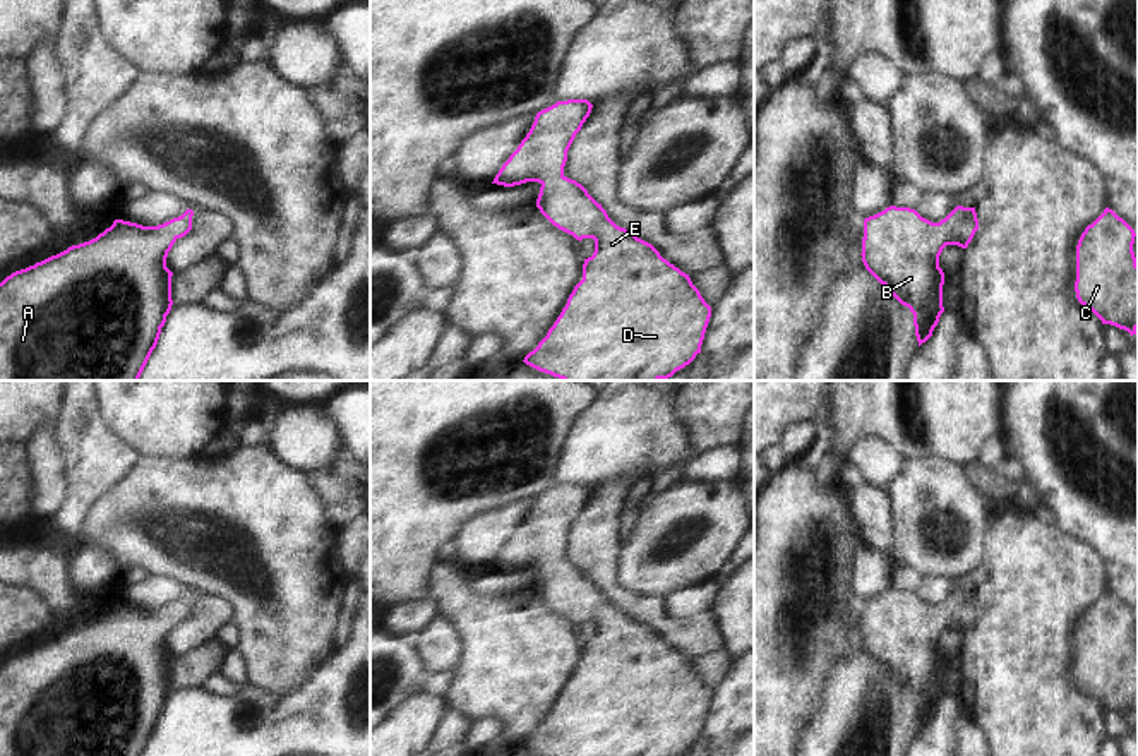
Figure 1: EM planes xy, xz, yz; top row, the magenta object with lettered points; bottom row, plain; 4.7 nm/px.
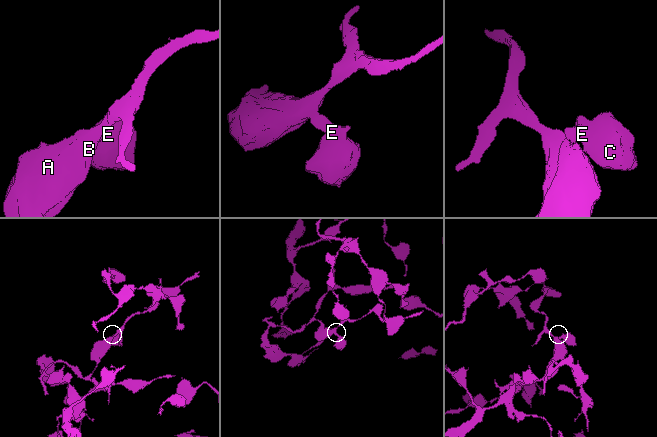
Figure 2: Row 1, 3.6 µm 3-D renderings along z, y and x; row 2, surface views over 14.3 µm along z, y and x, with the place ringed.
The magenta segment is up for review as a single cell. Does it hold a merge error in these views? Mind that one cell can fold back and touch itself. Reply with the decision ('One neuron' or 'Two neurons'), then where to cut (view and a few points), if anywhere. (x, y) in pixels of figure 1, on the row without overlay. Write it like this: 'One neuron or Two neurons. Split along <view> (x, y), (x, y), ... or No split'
One neuron. No split.

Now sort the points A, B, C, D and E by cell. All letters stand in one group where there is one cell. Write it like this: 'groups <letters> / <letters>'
groups A B C D E

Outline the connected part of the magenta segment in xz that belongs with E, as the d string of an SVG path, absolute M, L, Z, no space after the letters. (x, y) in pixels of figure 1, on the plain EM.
M567 483L538 495L530 516L492 566L504 571L538 566L542 569L536 583L540 597L576 624L595 624L595 636L583 648L583 663L574 670L547 720L523 746L540 756L677 756L701 737L711 691L692 669L689 658L663 643L651 627L617 610L581 567L564 559L567 535L591 492L588 483Z

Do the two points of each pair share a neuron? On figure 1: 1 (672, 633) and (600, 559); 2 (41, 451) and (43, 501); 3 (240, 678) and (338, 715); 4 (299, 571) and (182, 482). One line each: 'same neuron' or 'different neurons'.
1: same neuron
2: same neuron
3: different neurons
4: same neuron

